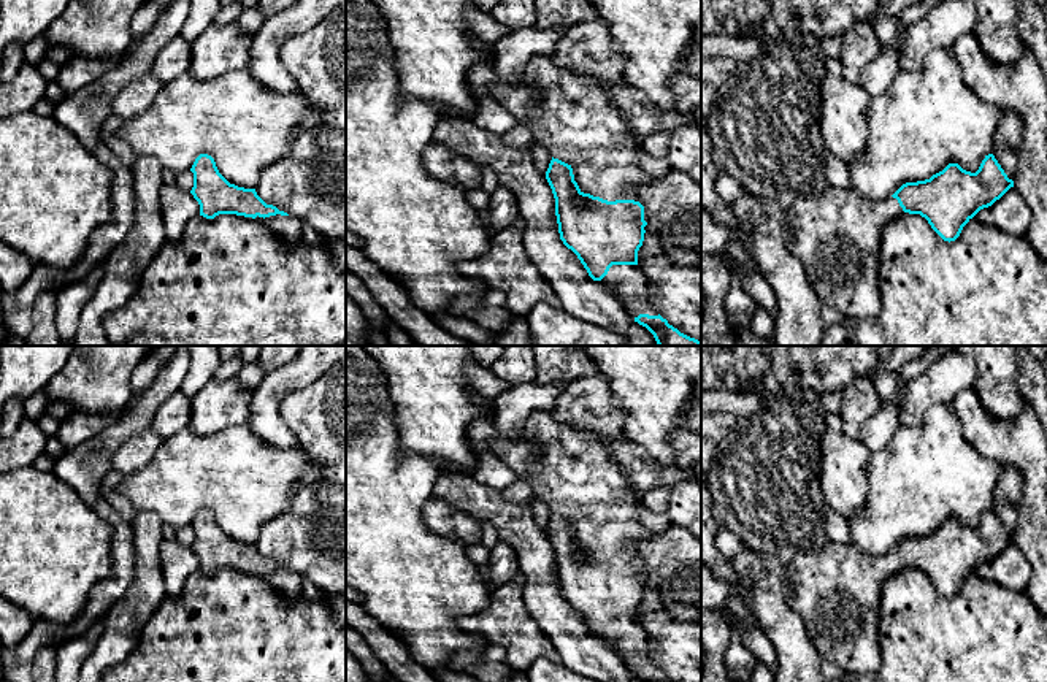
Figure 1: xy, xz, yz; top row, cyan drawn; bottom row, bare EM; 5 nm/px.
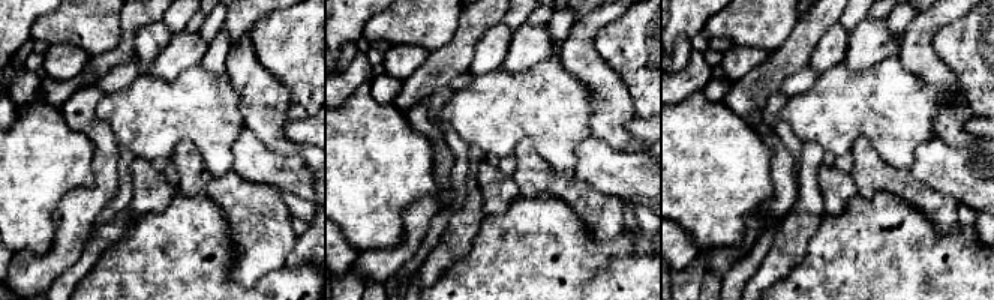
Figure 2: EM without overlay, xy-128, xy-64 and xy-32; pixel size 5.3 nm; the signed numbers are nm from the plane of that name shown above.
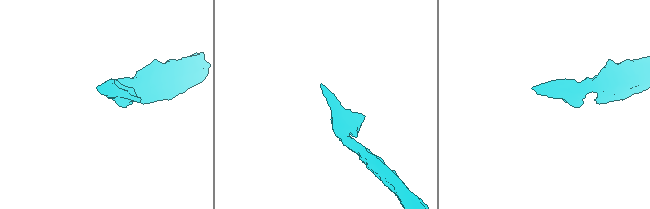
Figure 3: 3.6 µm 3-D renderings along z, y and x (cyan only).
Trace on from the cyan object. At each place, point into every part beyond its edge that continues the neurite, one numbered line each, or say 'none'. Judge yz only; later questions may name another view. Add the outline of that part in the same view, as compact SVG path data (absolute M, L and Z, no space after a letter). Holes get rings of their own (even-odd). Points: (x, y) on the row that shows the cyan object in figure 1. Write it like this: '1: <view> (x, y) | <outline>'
1: yz (836, 233) | M828 186L822 192L796 197L785 209L788 249L803 263L815 297L838 308L844 317L869 319L882 308L879 251L882 230L904 211L893 197L869 200L852 189Z

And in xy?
1: xy (289, 229) | M276 214L265 219L257 216L255 220L263 224L287 244L297 246L303 243L303 222L297 217Z

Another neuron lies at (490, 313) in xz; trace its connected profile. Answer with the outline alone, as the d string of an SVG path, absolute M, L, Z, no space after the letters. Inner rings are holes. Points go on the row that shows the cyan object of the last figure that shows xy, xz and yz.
M490 290L484 300L457 298L452 301L451 316L468 319L481 328L498 333L514 316L504 301L504 295L498 290Z

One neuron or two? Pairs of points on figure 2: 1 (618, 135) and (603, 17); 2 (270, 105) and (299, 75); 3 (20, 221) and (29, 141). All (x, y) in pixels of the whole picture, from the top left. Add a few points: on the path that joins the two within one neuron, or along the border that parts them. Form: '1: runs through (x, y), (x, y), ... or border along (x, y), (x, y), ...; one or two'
1: runs through (610, 105), (606, 86), (586, 65), (586, 47); one
2: border along (260, 63), (288, 93), (290, 117); two
3: runs through (20, 201), (20, 174), (29, 165), (29, 161); one

